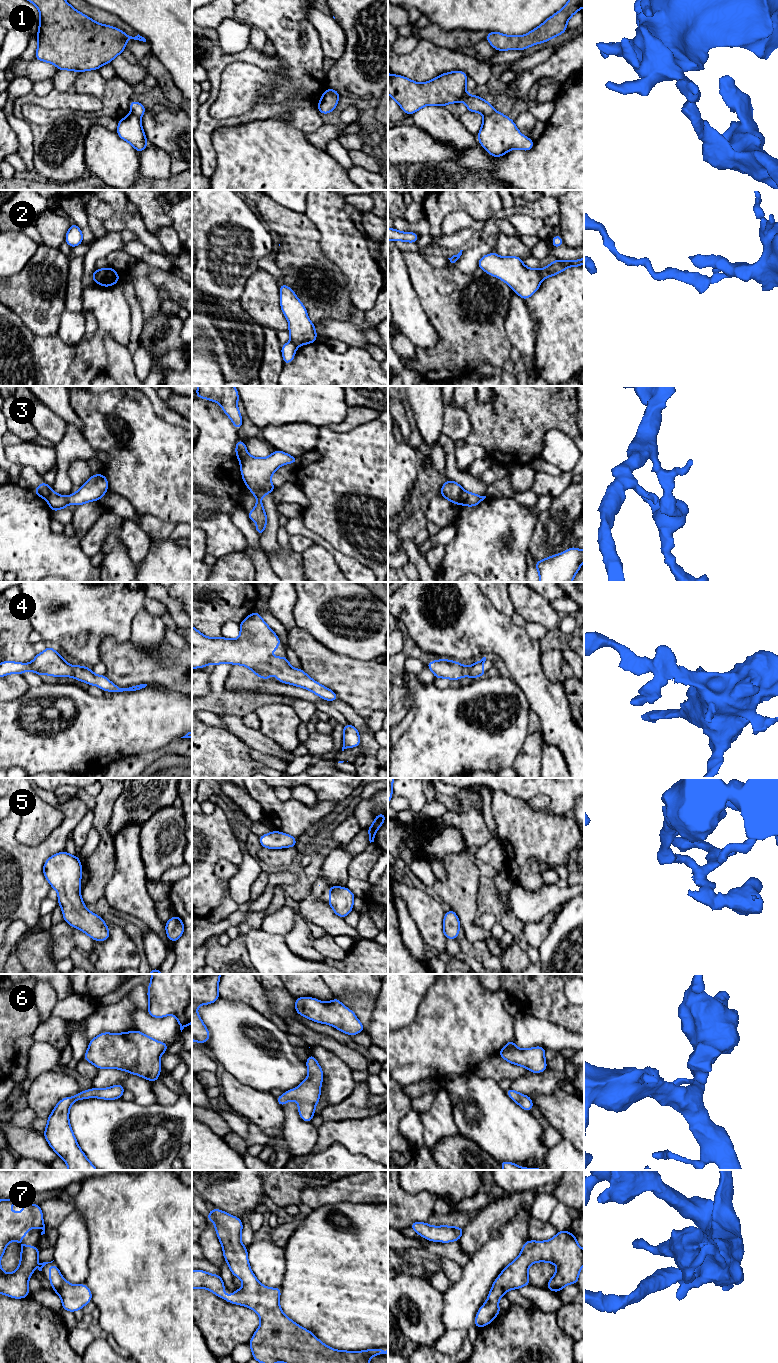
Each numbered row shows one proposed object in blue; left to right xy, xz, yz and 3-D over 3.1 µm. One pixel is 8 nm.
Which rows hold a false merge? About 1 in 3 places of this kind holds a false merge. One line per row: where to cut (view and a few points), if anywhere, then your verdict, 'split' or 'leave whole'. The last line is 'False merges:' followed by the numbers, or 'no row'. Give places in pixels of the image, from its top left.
1: yz (494, 110), (484, 116) | split
2: yz (539, 269), (542, 279) | split
3: yz (463, 490), (455, 503) | split
4: no cut | leave whole
5: no cut | leave whole
6: no cut | leave whole
7: no cut | leave whole
False merges: 1, 2, 3

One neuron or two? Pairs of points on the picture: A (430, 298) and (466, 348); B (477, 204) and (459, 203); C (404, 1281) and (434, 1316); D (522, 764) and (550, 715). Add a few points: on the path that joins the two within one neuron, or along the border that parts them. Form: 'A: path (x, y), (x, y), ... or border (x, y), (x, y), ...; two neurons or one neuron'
A: path (442, 310), (466, 336); one neuron
B: path (473, 203), (463, 203); one neuron
C: path (408, 1290), (425, 1307); one neuron
D: border (540, 729), (543, 740), (546, 743); two neurons

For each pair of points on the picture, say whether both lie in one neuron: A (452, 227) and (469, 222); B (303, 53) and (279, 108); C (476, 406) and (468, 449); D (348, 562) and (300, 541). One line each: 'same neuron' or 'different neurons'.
A: same neuron
B: different neurons
C: different neurons
D: different neurons

